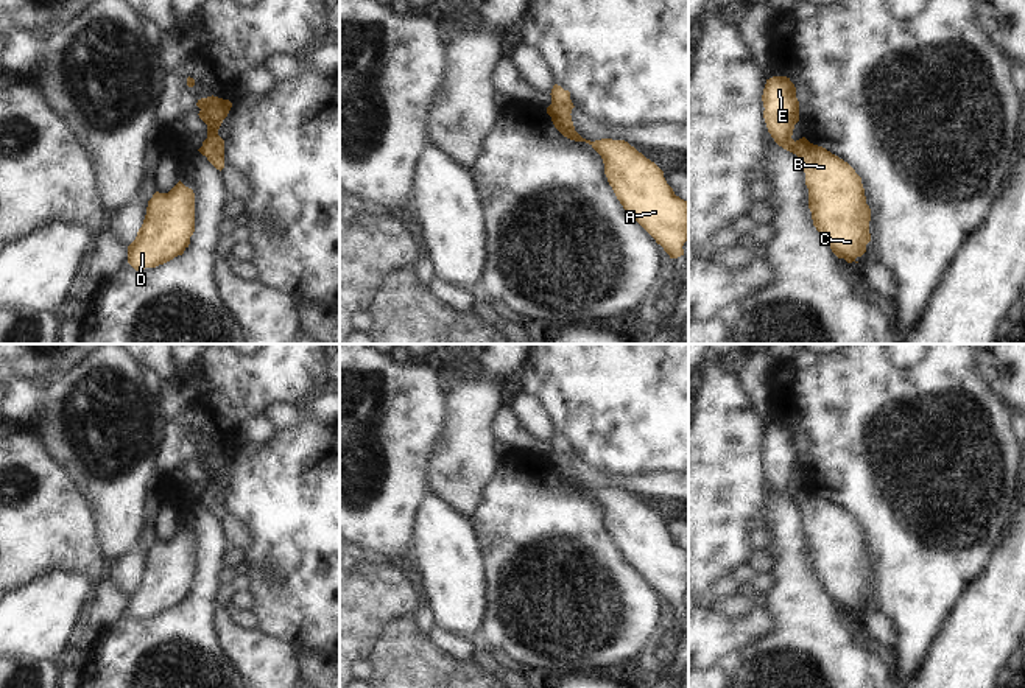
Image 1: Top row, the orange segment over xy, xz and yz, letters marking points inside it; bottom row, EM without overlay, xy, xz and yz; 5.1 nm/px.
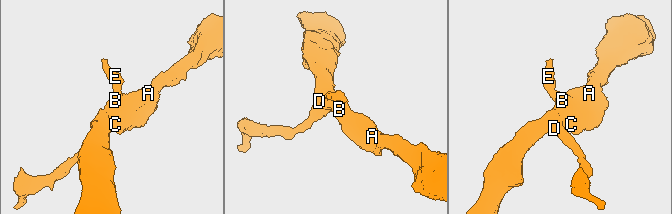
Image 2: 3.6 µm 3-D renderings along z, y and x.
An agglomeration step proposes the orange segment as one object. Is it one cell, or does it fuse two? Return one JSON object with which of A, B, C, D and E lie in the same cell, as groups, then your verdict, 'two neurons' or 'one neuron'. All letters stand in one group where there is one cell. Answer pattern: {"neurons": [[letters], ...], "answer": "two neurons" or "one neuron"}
{"neurons": [["A", "B", "C", "D", "E"]], "answer": "one neuron"}

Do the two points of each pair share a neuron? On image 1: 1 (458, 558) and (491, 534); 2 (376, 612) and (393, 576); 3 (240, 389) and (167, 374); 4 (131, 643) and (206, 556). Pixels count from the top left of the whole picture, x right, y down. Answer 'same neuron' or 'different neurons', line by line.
1: different neurons
2: same neuron
3: different neurons
4: same neuron

